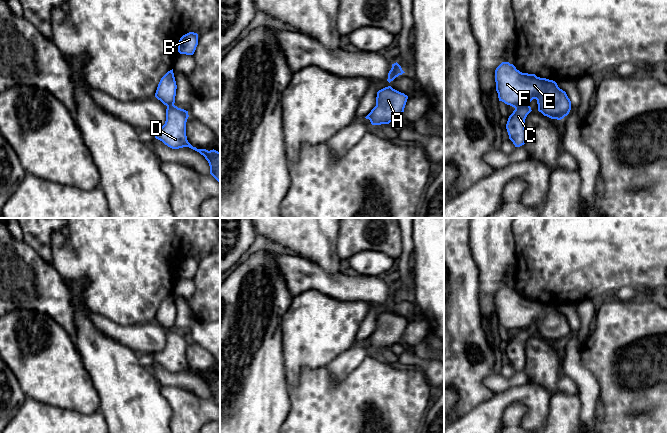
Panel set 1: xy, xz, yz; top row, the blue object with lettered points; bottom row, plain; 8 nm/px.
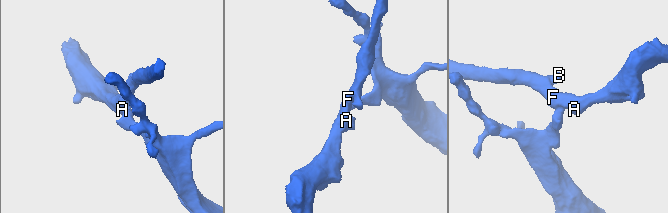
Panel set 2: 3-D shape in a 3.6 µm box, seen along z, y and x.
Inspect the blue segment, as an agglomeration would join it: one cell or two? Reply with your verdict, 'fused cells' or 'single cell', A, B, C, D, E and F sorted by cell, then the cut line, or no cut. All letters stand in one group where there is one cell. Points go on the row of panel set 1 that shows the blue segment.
fused cells | A B E F / C D | yz (528, 103), (523, 103), (515, 108)

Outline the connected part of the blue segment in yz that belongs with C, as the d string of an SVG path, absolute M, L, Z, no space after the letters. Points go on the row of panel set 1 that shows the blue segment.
M523 104L520 107L516 107L508 118L506 129L509 139L515 147L520 147L526 142L525 119L531 111L529 104Z

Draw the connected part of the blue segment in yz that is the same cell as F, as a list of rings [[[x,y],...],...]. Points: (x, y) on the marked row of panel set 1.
[[[502,62],[495,70],[499,101],[514,108],[537,100],[538,111],[551,119],[561,120],[571,110],[565,91],[553,80],[522,73],[509,62]]]

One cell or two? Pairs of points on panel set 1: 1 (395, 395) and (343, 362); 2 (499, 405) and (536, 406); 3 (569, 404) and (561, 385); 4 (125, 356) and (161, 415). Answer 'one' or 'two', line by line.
1: two
2: one
3: two
4: one

